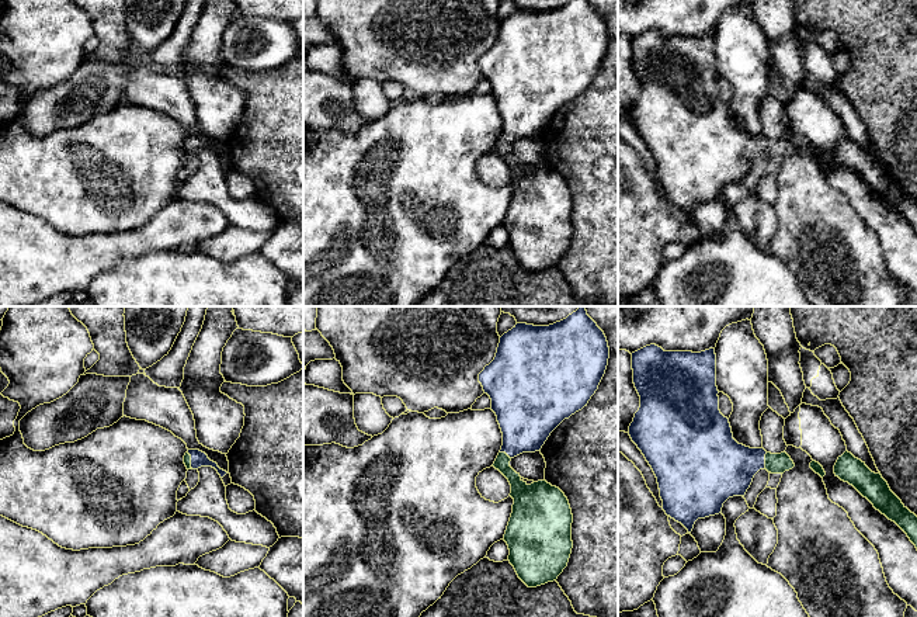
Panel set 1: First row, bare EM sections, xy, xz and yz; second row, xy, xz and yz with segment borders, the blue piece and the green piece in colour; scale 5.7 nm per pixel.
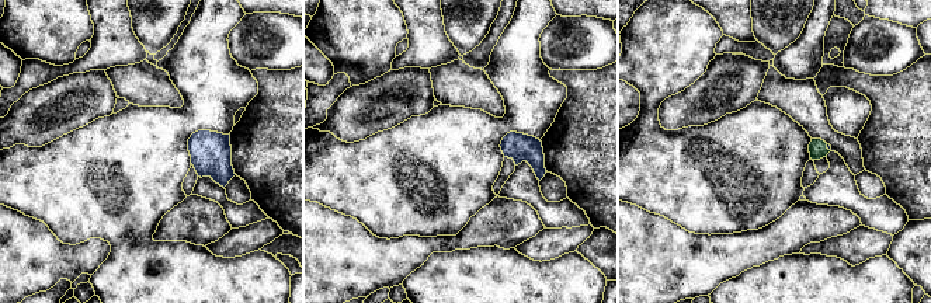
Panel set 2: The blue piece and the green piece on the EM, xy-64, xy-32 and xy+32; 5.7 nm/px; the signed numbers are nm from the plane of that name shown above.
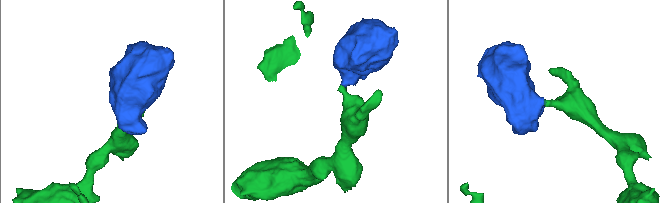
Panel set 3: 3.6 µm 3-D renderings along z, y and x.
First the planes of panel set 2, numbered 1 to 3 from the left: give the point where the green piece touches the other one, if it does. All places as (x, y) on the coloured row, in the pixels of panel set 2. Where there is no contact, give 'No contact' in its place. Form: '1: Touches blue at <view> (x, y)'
1: No contact
2: No contact
3: Touches blue at xy+32 (827, 147)

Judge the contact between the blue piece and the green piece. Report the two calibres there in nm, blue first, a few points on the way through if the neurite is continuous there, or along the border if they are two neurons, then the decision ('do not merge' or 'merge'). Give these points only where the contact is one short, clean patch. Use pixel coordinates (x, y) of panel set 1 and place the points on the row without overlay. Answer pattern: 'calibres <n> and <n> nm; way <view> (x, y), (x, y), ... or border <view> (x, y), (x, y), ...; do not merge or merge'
calibres 340 and 110 nm; way yz (722, 153), (747, 146), (764, 146), (774, 148); merge

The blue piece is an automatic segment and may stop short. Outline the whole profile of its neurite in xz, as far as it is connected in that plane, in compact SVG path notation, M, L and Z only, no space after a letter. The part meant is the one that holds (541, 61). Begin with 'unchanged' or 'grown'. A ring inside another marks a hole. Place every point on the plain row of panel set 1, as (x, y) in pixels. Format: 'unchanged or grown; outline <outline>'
grown; outline M569 0L549 11L517 8L500 22L494 45L479 59L479 67L492 84L492 96L496 98L503 118L503 131L493 152L508 164L510 181L514 184L513 198L503 225L510 235L510 249L528 273L556 266L567 252L573 233L573 200L567 183L559 173L552 171L545 164L528 170L510 152L510 146L522 138L541 136L550 118L565 104L587 91L605 59L608 44L608 27L597 8L588 0Z

